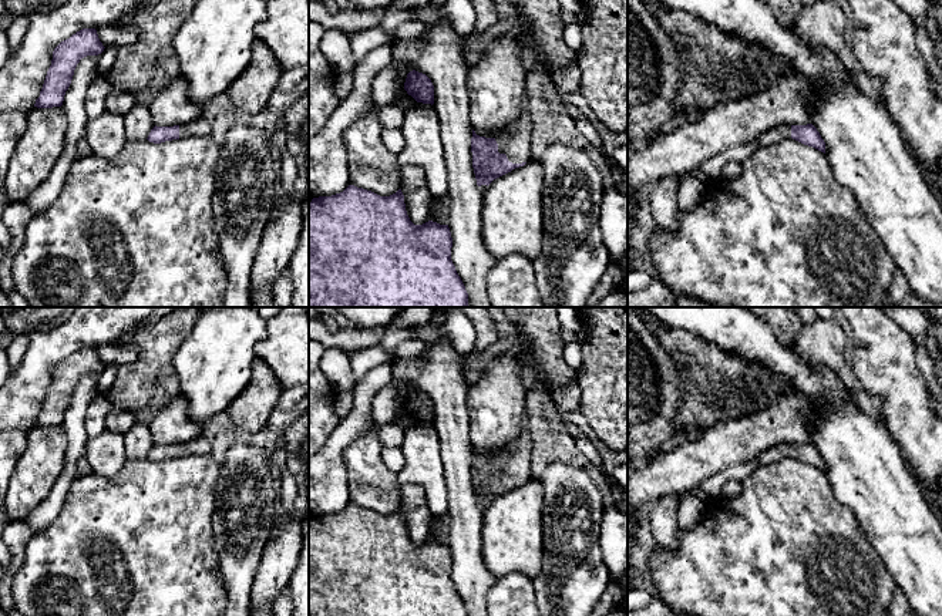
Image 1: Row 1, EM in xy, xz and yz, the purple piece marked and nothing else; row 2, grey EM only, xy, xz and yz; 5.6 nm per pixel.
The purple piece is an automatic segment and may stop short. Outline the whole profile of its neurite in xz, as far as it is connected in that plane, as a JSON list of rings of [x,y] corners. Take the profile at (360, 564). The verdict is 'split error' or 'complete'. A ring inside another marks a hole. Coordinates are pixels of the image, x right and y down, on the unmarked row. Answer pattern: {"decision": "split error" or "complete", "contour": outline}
{"decision": "complete", "contour": [[[349,504],[340,512],[313,516],[309,522],[309,616],[468,616],[451,579],[451,566],[453,556],[448,543],[433,539],[414,543],[410,539],[401,508],[390,515],[380,515],[371,509]]]}

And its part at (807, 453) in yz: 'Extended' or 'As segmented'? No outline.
Extended

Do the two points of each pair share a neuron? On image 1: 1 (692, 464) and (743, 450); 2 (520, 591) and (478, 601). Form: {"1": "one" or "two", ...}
{"1": "one", "2": "two"}

